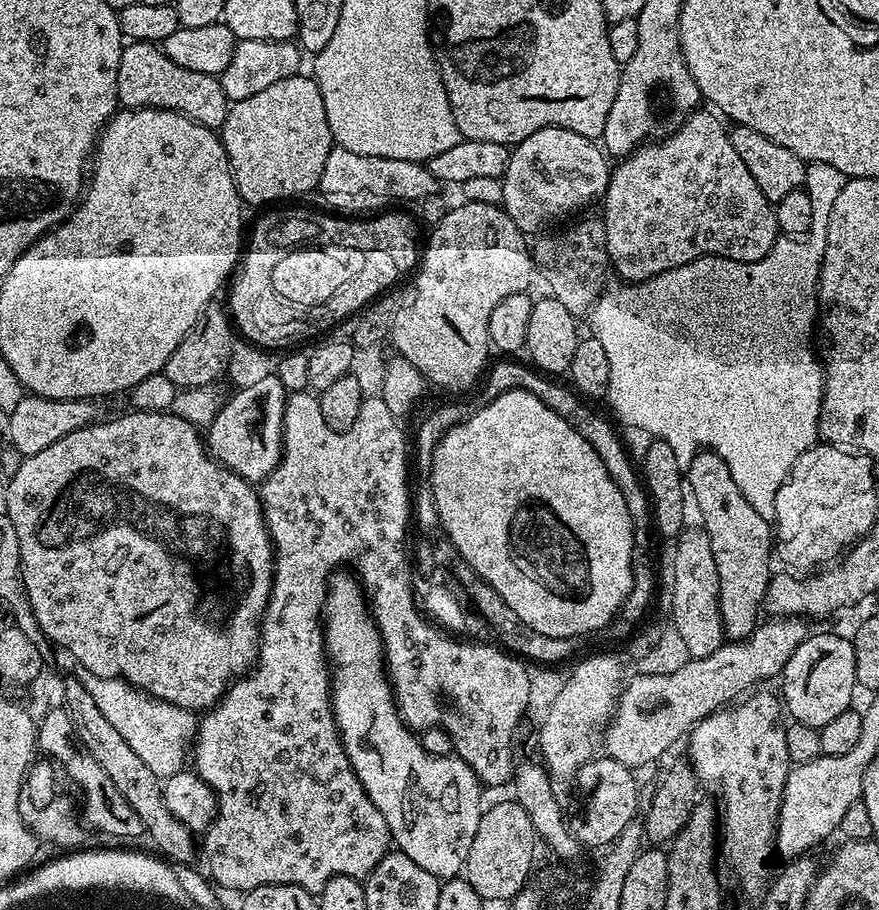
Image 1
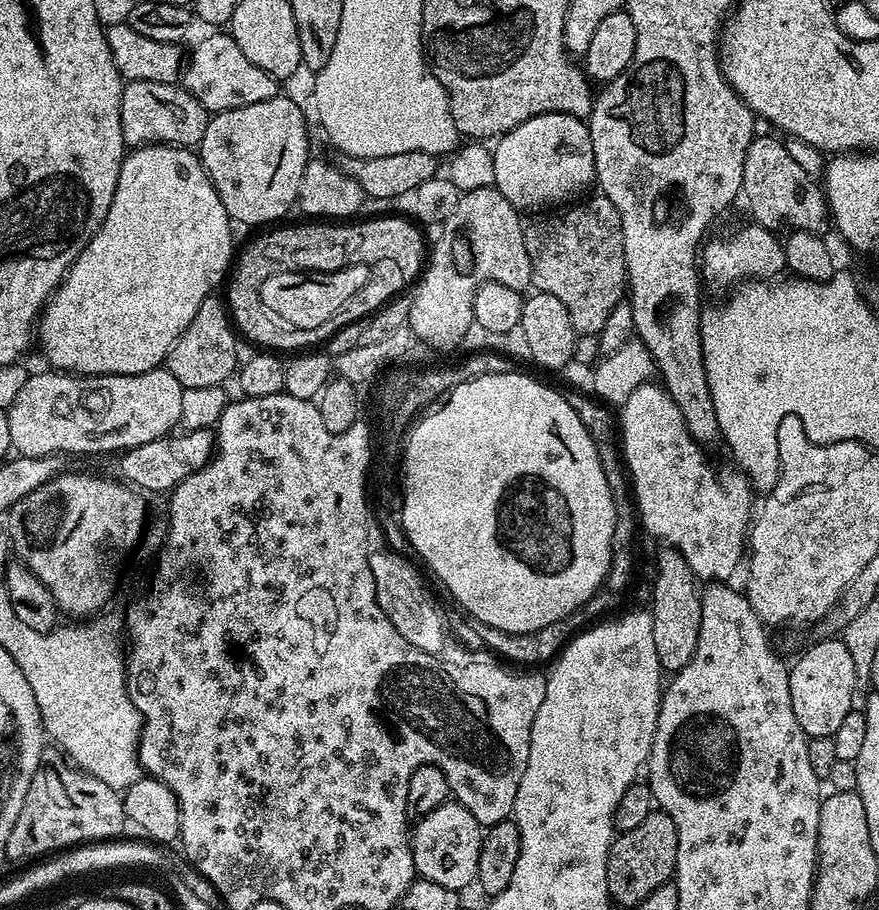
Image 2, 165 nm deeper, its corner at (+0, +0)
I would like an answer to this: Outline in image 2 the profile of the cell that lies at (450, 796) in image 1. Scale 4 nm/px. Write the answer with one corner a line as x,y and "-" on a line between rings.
455,802
437,804
415,824
416,829
410,832
410,843
417,877
457,890
464,890
468,883
477,879
482,826
466,806

